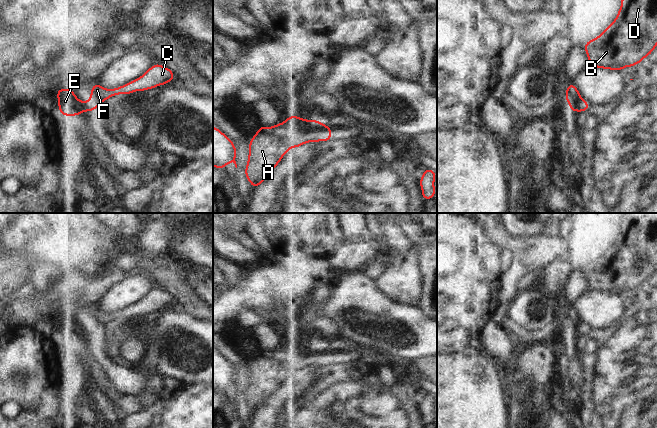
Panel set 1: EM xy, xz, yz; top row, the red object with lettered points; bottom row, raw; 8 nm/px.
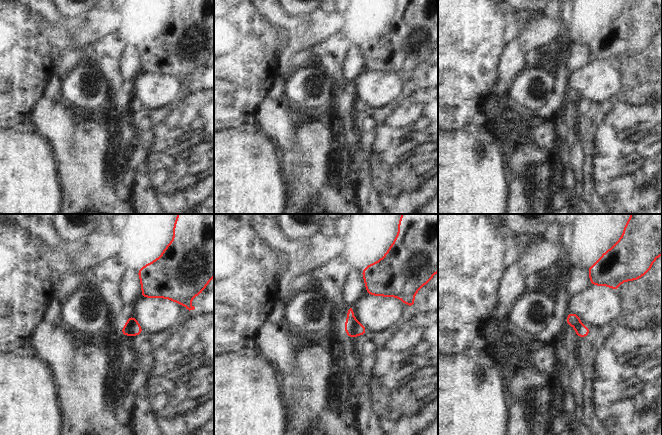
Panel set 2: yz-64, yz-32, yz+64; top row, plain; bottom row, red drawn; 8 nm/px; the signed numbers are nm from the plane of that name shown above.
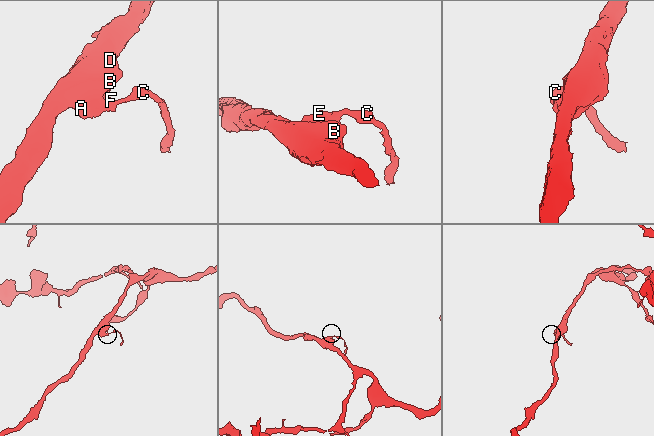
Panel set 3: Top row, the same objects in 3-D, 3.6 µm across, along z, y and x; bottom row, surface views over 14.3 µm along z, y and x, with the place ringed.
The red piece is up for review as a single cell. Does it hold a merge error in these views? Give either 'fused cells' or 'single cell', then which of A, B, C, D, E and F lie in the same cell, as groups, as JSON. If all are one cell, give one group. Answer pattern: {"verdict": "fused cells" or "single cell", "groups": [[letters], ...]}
{"verdict": "fused cells", "groups": [["A", "B", "D", "E"], ["C", "F"]]}

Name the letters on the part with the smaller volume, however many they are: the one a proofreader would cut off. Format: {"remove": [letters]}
{"remove": ["C", "F"]}

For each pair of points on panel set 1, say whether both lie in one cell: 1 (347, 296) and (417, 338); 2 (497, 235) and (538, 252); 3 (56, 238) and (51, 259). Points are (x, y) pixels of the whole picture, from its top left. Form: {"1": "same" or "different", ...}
{"1": "same", "2": "same", "3": "same"}

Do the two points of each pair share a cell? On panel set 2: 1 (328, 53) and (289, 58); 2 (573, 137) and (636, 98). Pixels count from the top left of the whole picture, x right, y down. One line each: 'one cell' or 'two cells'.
1: two cells
2: two cells

